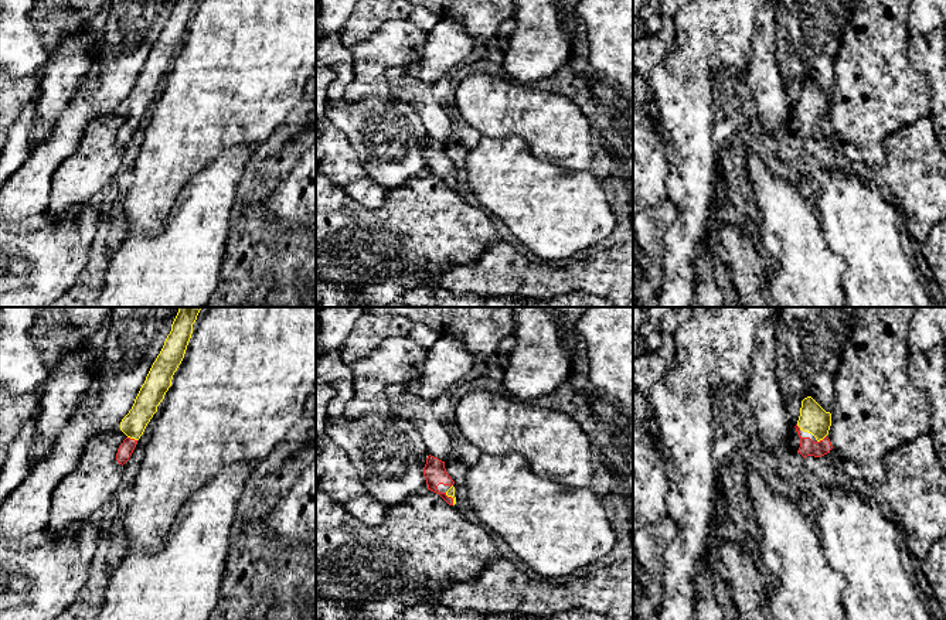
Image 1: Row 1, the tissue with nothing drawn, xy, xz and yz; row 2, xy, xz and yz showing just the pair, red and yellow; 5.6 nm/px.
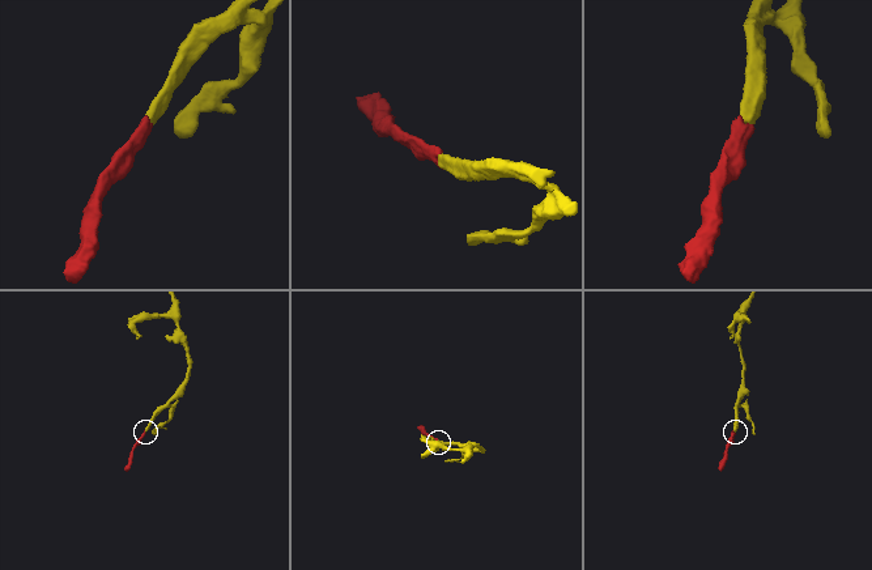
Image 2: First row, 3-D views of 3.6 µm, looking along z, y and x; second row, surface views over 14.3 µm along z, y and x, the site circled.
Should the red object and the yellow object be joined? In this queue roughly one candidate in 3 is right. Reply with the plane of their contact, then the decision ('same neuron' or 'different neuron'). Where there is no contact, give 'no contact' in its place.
meets red in xy; same neuron

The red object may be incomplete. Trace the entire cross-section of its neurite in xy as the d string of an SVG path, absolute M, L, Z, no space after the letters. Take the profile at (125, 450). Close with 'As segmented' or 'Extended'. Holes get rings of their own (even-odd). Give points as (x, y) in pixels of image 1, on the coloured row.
M180 307L171 324L164 345L153 362L144 384L142 385L129 413L120 422L120 430L127 436L119 446L116 460L125 464L132 456L137 440L143 435L147 423L157 412L157 406L164 399L171 386L171 379L181 364L188 341L193 334L193 324L203 307Z. Extended

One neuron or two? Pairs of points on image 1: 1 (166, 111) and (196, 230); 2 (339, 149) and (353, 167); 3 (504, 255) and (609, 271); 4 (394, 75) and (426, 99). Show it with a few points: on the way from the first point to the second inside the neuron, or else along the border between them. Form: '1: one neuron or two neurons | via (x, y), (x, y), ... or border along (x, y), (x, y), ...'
1: two neurons | border along (208, 163), (186, 183), (167, 214)
2: one neuron | via (339, 153), (349, 163)
3: one neuron | via (530, 273), (584, 273)
4: one neuron | via (402, 81), (418, 94)

